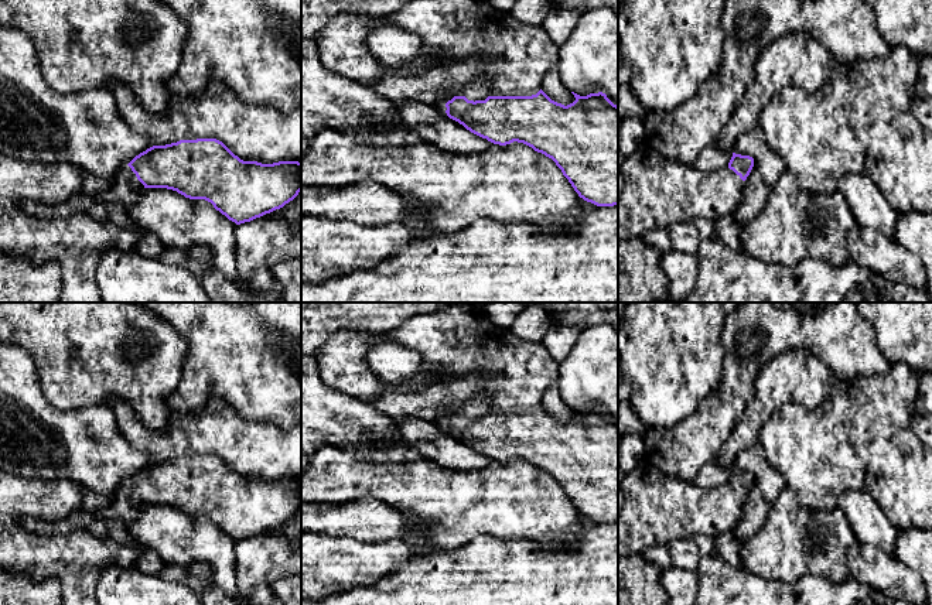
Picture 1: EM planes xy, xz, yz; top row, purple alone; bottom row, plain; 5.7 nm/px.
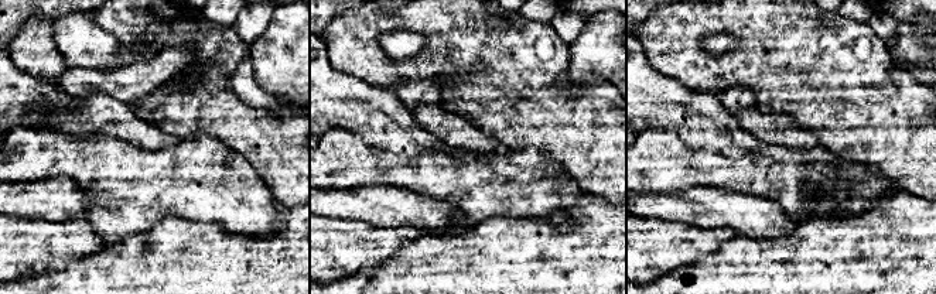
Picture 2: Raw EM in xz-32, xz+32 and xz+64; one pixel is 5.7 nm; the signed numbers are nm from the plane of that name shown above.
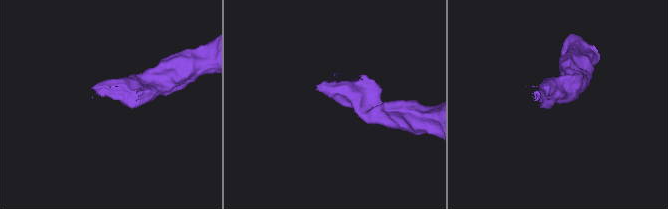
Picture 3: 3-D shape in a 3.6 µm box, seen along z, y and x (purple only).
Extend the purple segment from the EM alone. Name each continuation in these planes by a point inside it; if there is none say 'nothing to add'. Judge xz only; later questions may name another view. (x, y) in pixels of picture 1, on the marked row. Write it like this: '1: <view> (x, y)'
1: xz (516, 57)

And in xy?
1: xy (125, 190)

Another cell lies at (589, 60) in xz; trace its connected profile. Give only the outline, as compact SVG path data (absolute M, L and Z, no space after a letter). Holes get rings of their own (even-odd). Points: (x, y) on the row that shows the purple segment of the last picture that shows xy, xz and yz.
M608 7L581 13L574 31L560 45L557 69L570 92L580 96L602 92L618 106L618 14Z

